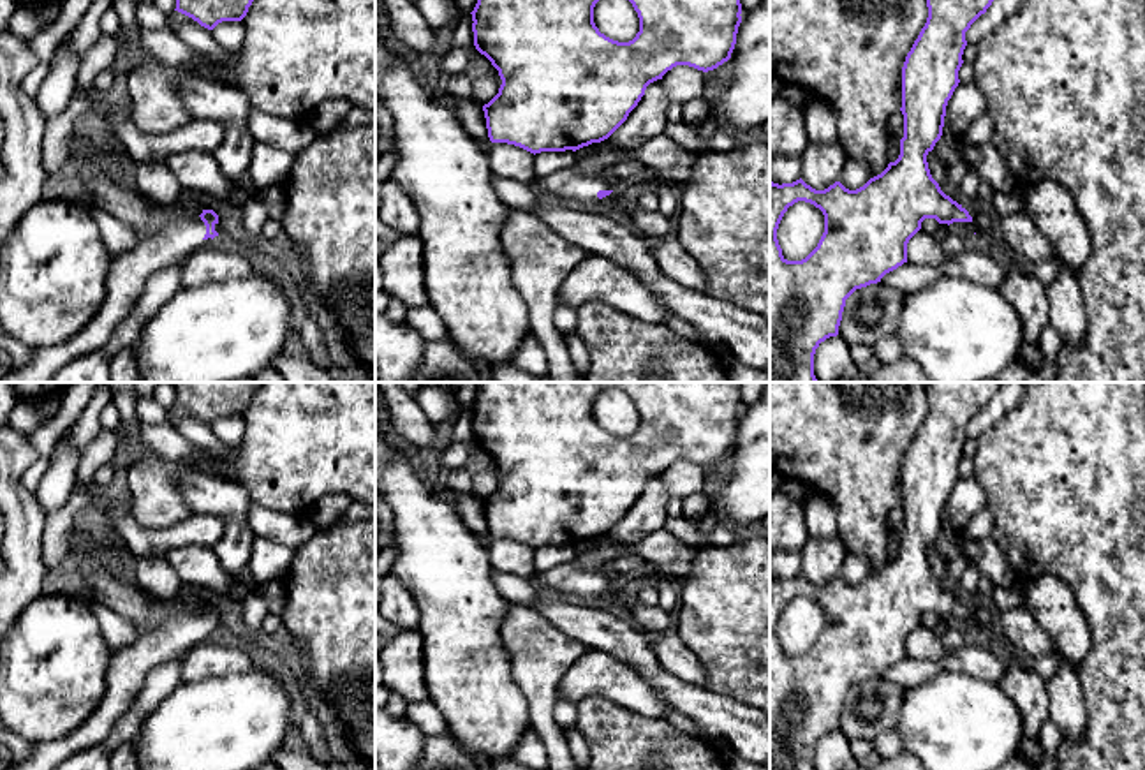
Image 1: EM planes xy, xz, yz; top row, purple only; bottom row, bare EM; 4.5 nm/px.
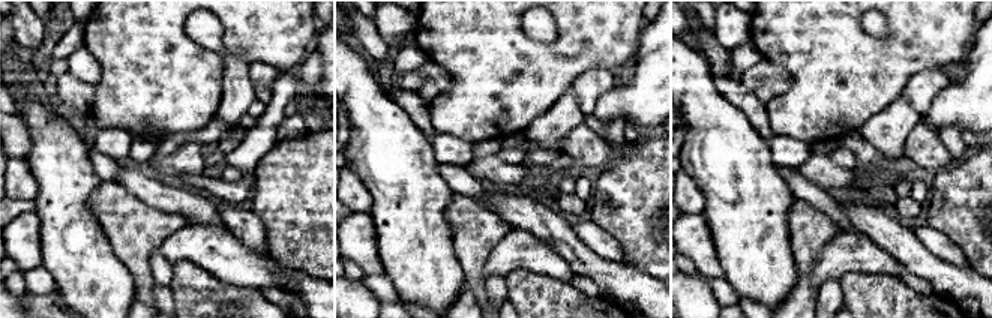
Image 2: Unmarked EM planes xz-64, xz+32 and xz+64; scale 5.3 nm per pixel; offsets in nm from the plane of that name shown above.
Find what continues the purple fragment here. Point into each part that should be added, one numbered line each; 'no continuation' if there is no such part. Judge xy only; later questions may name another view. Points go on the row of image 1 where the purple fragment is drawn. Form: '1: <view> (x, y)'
1: xy (129, 272)

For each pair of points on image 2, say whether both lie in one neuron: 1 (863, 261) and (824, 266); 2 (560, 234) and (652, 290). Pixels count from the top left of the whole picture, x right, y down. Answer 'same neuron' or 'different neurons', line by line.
1: same neuron
2: same neuron

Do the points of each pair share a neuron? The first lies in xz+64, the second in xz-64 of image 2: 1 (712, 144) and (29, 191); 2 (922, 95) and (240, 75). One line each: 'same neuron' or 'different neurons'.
1: different neurons
2: different neurons

